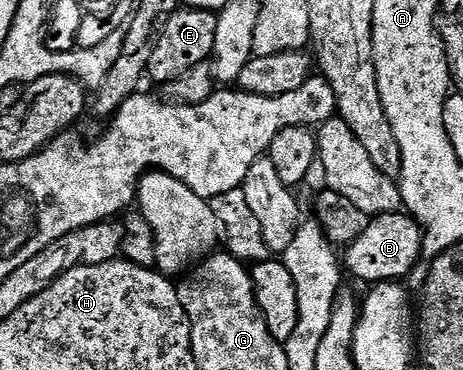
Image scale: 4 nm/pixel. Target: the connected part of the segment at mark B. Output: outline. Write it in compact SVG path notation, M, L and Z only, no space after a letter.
M393 213L390 215L375 216L369 222L366 233L358 237L342 255L342 263L356 279L361 279L367 285L377 283L391 283L403 280L403 275L408 275L416 267L416 262L421 262L424 250L424 233L420 224L407 213Z

